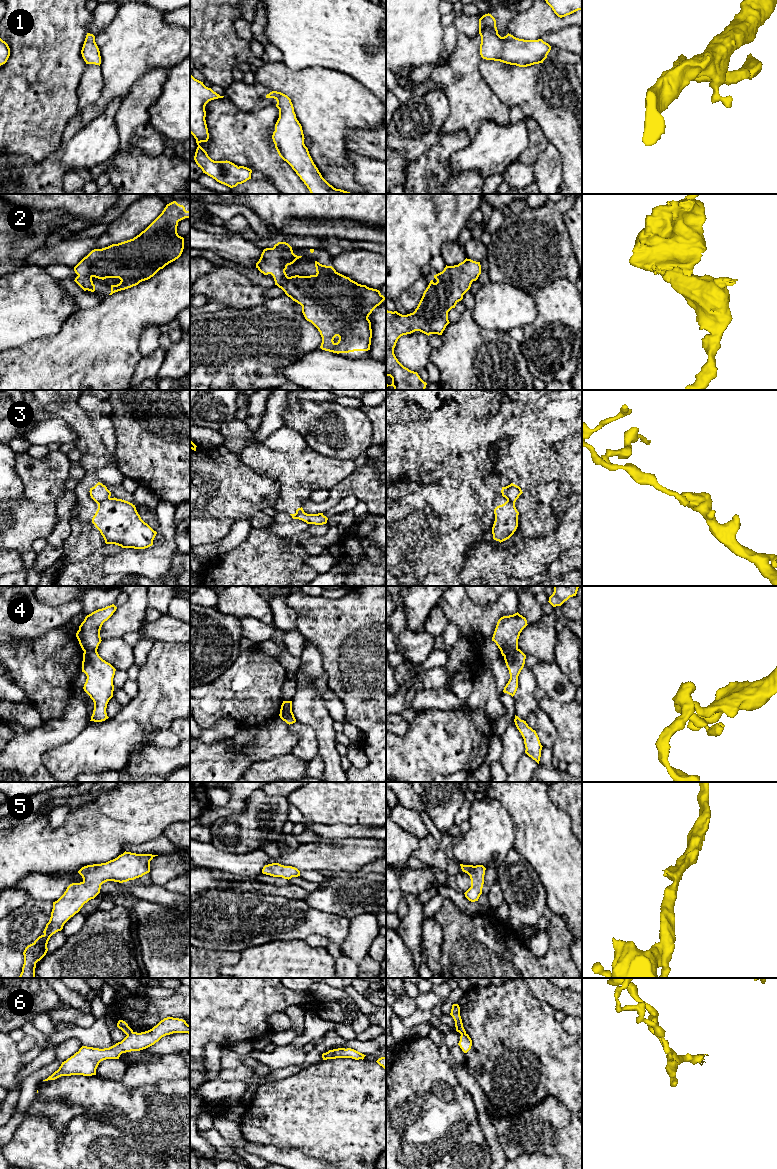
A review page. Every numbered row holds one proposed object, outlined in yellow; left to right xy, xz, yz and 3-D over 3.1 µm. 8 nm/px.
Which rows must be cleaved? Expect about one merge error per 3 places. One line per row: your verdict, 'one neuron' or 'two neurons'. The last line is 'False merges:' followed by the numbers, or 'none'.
1: one neuron
2: one neuron
3: two neurons
4: two neurons
5: one neuron
6: two neurons
False merges: 3, 4, 6

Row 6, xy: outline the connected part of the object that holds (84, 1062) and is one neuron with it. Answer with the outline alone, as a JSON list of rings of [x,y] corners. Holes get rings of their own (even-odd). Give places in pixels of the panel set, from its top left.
[[[167,1017],[152,1029],[141,1033],[132,1032],[121,1042],[109,1048],[99,1049],[82,1046],[78,1052],[62,1062],[57,1071],[43,1081],[55,1080],[61,1076],[96,1075],[96,1069],[101,1061],[119,1059],[122,1053],[146,1049],[158,1042],[162,1037],[173,1033],[190,1034],[190,1025],[183,1019]]]

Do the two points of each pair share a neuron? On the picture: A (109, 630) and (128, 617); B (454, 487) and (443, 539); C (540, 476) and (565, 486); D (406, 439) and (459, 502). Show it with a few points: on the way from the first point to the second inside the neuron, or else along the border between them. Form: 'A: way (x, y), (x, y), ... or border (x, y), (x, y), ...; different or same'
A: way (114, 627), (123, 621); same
B: border (450, 526), (460, 532); different
C: border (557, 459), (561, 469), (559, 479); different
D: way (422, 454), (454, 486); same

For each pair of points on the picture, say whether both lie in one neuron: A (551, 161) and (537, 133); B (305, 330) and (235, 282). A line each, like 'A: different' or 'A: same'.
A: different
B: different

